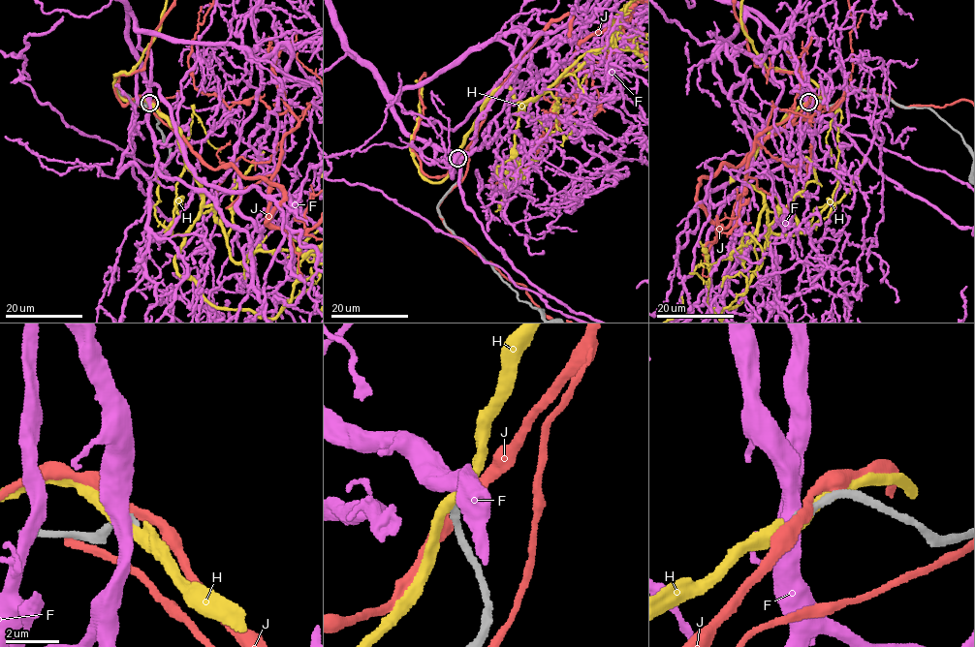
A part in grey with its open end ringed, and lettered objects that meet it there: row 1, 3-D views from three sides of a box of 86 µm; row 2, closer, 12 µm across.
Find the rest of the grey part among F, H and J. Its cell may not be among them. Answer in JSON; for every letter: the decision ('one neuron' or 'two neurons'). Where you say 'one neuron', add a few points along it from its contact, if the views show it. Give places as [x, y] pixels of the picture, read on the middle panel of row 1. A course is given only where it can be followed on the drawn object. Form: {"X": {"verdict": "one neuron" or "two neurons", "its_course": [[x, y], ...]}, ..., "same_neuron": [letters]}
{"F": {"verdict": "two neurons"}, "H": {"verdict": "one neuron"}, "J": {"verdict": "two neurons"}, "same_neuron": ["H"]}

